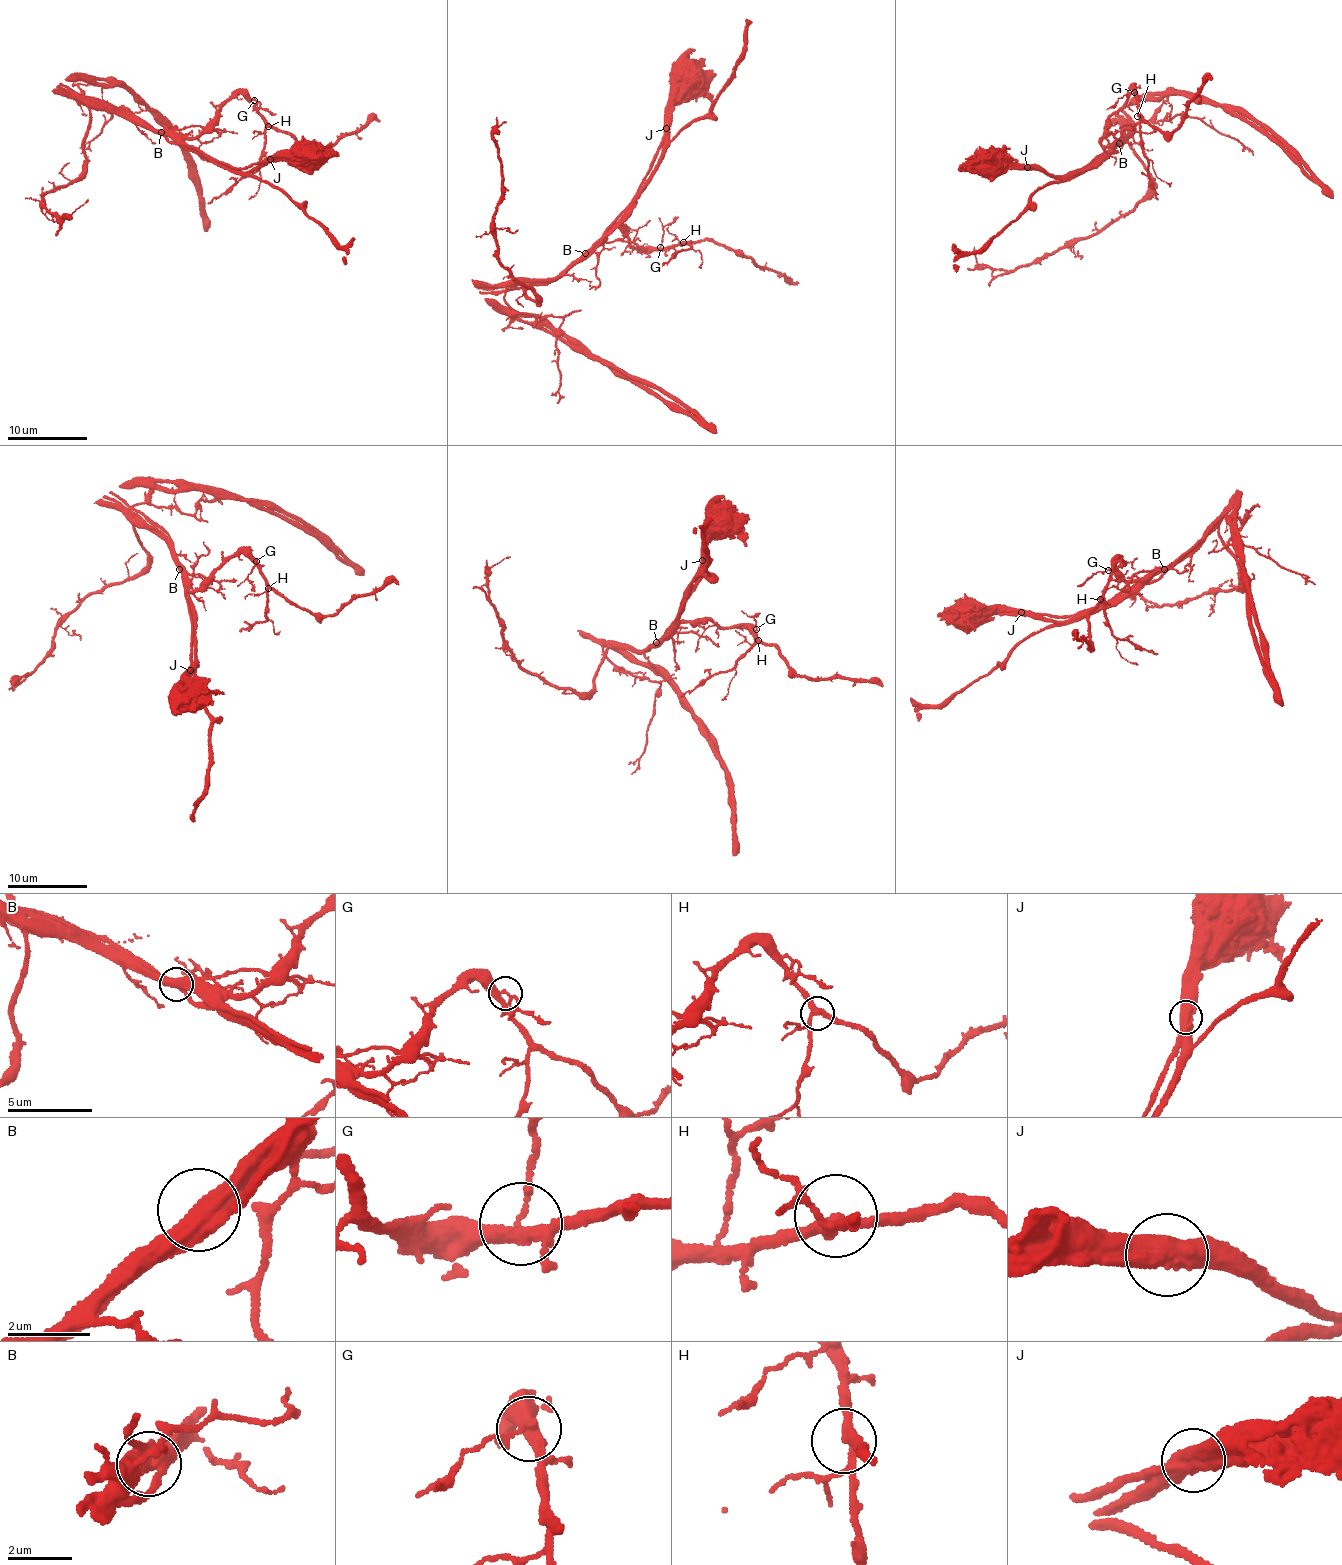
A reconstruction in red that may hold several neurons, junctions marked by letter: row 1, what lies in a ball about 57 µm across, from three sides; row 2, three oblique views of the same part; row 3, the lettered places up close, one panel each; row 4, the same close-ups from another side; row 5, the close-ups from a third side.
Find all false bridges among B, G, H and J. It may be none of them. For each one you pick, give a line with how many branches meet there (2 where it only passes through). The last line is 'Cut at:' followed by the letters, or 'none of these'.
B: branches 3
J: branches 2
Cut at: B, J

